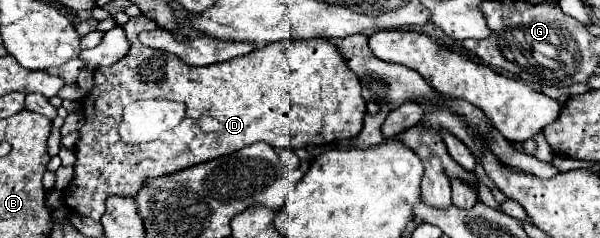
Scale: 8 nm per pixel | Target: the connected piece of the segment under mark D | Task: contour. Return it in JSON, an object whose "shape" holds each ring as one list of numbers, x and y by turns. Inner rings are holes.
{"shape":[[133,16,125,26,127,40,131,42,129,54,109,68,97,68,93,72,95,86,91,88,91,98,83,100,83,110,101,110,103,118,87,118,83,124,81,138,75,144,75,176,67,190,63,190,65,206,81,216,89,216,95,222,101,222,105,212,105,200,109,196,135,196,149,178,157,178,163,174,173,174,201,162,215,160,219,156,227,156,235,150,241,150,253,142,267,142,273,148,305,148,305,146,323,146,337,140,351,140,363,128,365,116,365,100,361,96,361,84,355,72,351,72,341,58,339,50,327,40,313,38,303,42,273,42,267,44,247,56,239,56,229,62,211,64,211,66,189,66,179,58,151,50,139,44,137,36,141,32,141,20,145,16],[143,98,163,98,183,102,187,106,185,120,171,130,171,134,163,134,161,138,147,144,125,144,119,138,119,124,122,122,123,110,127,104]]}

